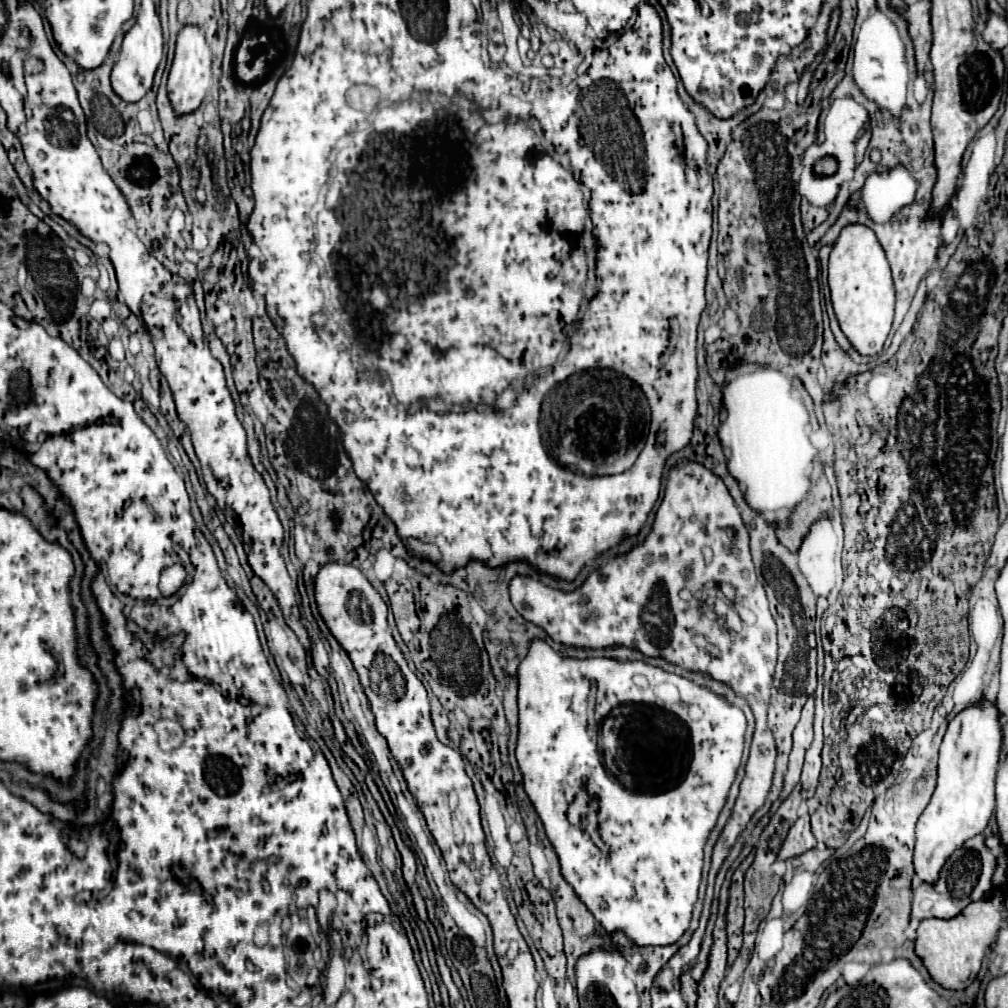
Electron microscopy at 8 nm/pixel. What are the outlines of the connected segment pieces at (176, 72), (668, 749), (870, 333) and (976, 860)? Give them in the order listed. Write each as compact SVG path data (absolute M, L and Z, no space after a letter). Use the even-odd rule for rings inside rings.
M186 25L176 39L176 55L172 61L172 69L168 75L168 99L172 103L174 113L188 115L196 111L208 93L212 83L212 71L210 71L210 49L204 39L204 33L200 33L198 27Z
M538 639L530 645L526 659L518 667L518 683L520 719L516 759L524 775L524 791L534 803L544 823L546 835L560 857L562 875L566 875L566 881L574 887L576 895L582 899L582 903L586 903L586 907L606 931L626 931L626 935L630 935L630 939L634 939L638 945L676 943L688 929L692 907L698 899L704 841L710 829L716 825L730 785L736 777L736 769L742 761L746 731L744 713L710 689L694 685L684 677L650 667L644 661L560 659L548 643L542 643ZM630 701L656 705L678 715L678 727L670 727L678 731L662 731L658 733L658 739L638 739L638 743L642 741L642 747L632 747L632 753L636 749L642 749L634 753L638 757L636 763L650 763L646 781L642 775L642 793L632 793L614 783L606 775L596 751L600 721L616 705ZM676 763L684 763L684 769L674 769ZM676 773L684 773L686 777L676 777ZM580 779L590 781L596 797L600 799L600 837L604 841L604 847L596 847L584 827L576 829L566 819L566 809L580 789Z
M858 223L842 229L830 253L828 285L832 307L846 339L860 355L878 355L892 327L894 283L890 275L890 265L886 263L886 255L878 239L874 239L874 231Z
M976 835L968 839L962 849L958 849L942 869L938 883L928 885L922 881L912 883L912 917L916 919L952 919L964 911L966 905L980 901L990 887L990 871L994 871L994 855L990 849L984 847L984 835Z

